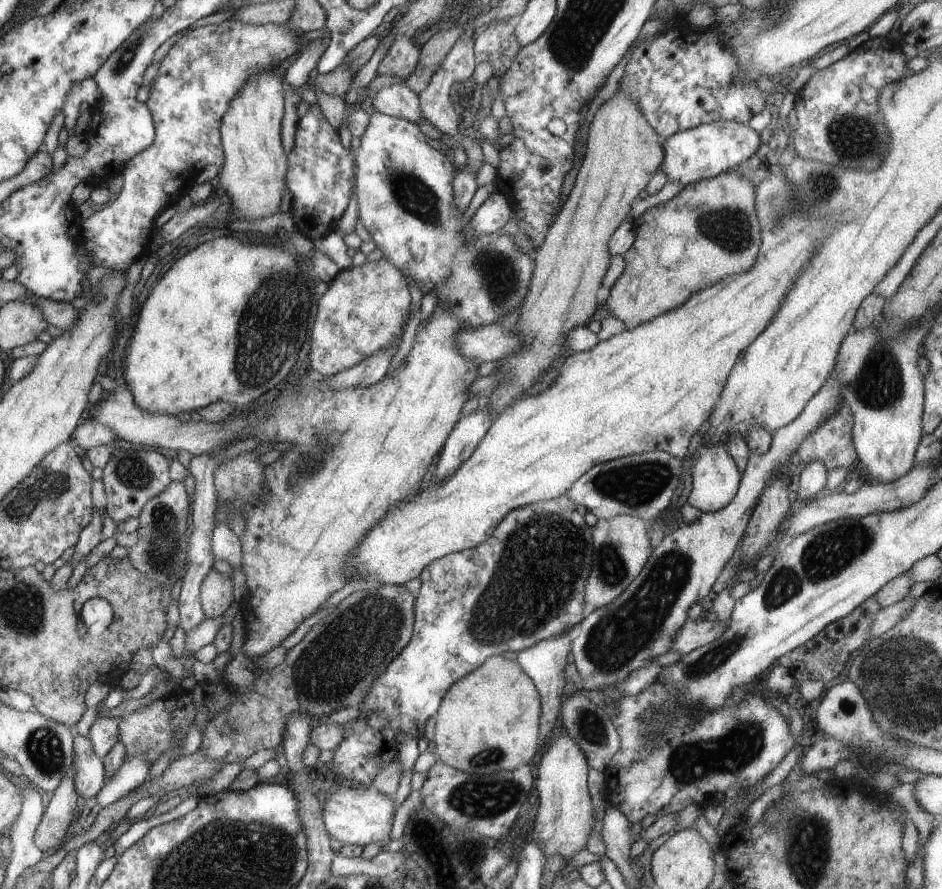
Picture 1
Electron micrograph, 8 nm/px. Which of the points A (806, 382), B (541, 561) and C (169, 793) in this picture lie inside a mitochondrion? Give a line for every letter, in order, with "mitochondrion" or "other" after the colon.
A: other
B: mitochondrion
C: other

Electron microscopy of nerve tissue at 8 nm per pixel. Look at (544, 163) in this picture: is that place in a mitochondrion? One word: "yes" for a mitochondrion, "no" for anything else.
yes

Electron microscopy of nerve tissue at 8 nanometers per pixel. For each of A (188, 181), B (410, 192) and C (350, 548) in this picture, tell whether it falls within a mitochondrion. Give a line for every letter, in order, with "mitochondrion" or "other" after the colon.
A: other
B: mitochondrion
C: other

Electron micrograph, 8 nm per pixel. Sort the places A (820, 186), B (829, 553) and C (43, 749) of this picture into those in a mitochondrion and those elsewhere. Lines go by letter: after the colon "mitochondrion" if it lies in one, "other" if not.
A: mitochondrion
B: mitochondrion
C: mitochondrion

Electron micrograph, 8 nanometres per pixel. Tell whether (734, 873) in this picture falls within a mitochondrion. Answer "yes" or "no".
no

